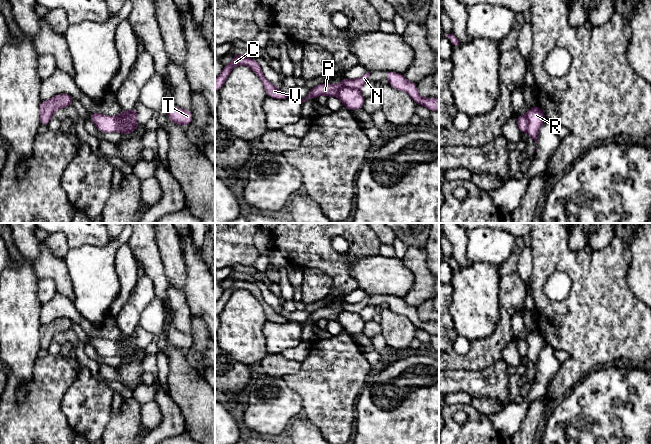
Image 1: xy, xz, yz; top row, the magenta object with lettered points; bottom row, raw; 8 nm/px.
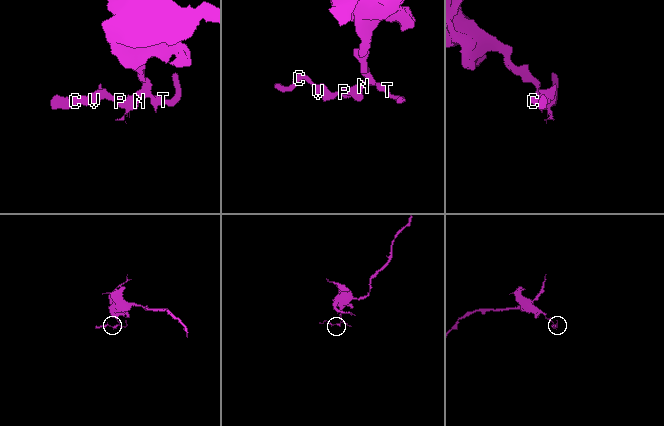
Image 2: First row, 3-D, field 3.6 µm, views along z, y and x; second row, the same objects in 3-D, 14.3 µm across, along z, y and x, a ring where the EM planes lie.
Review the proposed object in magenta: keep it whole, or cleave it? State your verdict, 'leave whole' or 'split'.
split

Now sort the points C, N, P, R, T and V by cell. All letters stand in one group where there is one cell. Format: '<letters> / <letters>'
C N P T V / R

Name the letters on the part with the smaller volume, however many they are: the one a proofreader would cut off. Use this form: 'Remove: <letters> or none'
Remove: R

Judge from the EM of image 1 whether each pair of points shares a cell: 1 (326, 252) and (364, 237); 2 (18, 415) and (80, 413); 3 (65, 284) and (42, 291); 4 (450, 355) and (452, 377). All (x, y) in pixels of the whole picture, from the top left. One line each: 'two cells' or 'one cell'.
1: one cell
2: two cells
3: two cells
4: two cells

